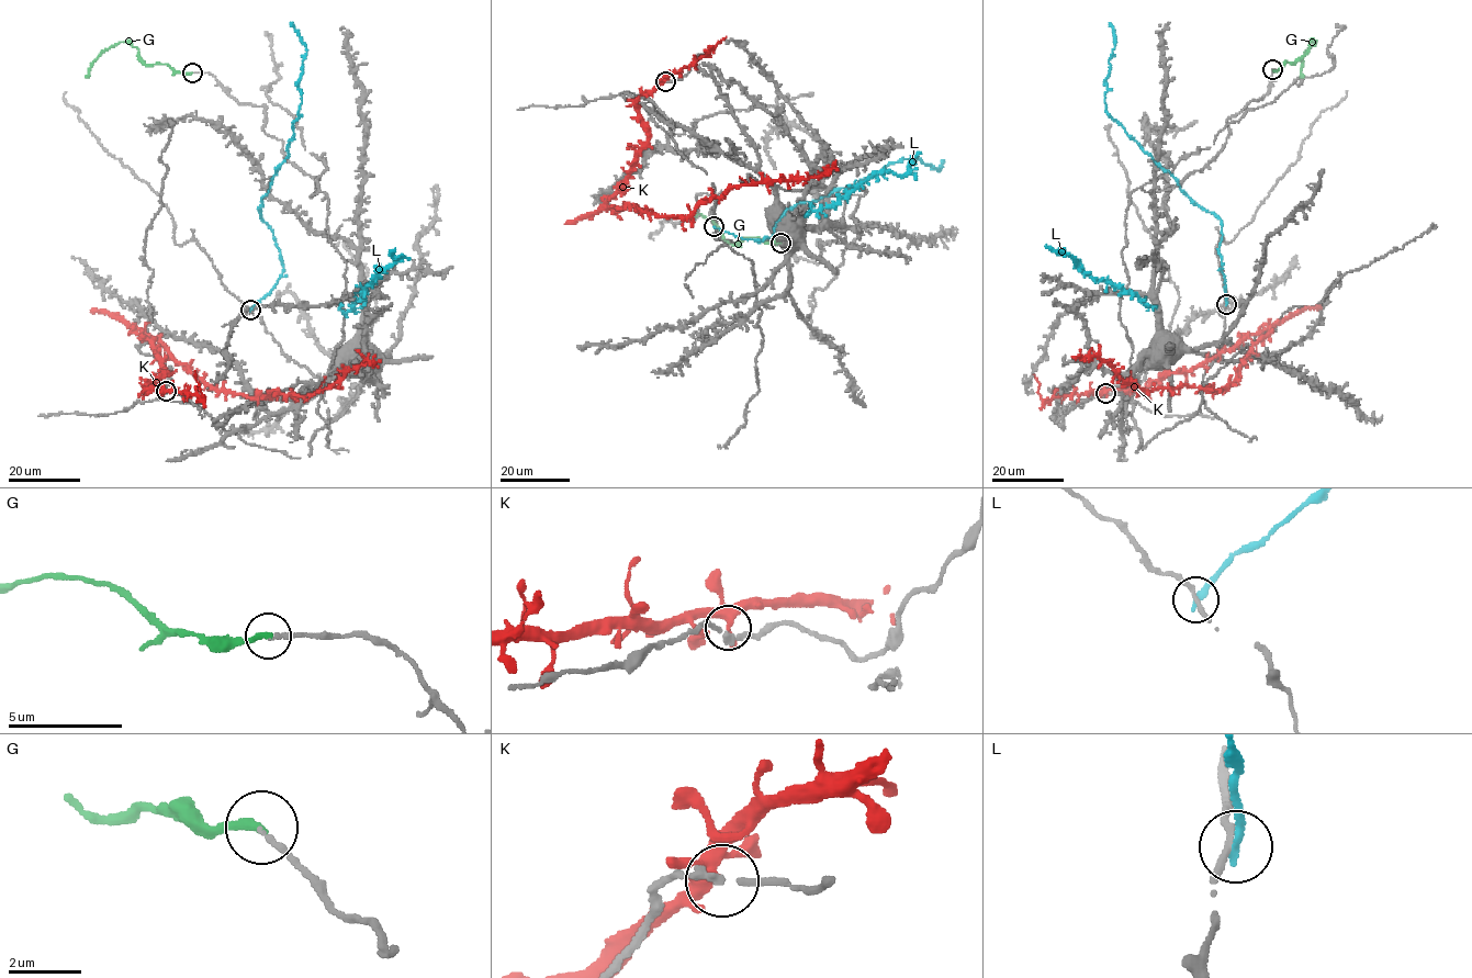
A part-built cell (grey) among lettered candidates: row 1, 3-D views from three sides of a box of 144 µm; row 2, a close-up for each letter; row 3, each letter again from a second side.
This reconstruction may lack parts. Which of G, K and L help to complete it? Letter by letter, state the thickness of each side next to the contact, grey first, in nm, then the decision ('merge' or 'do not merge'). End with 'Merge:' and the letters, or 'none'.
G: calibres 180 and 260 nm; merge
K: calibres 200 and 110 nm; do not merge
L: calibres 240 and 240 nm; do not merge
Merge: G

